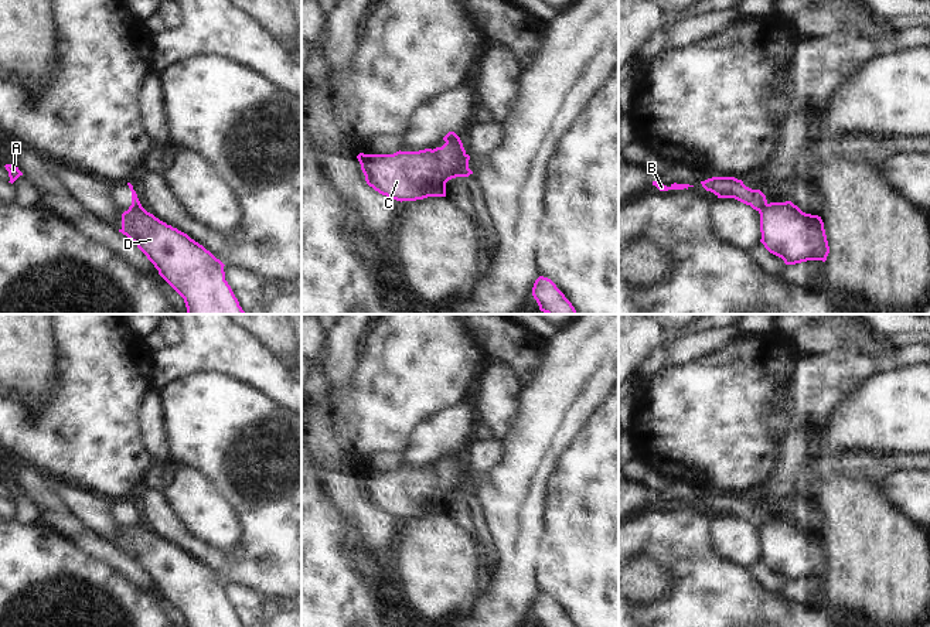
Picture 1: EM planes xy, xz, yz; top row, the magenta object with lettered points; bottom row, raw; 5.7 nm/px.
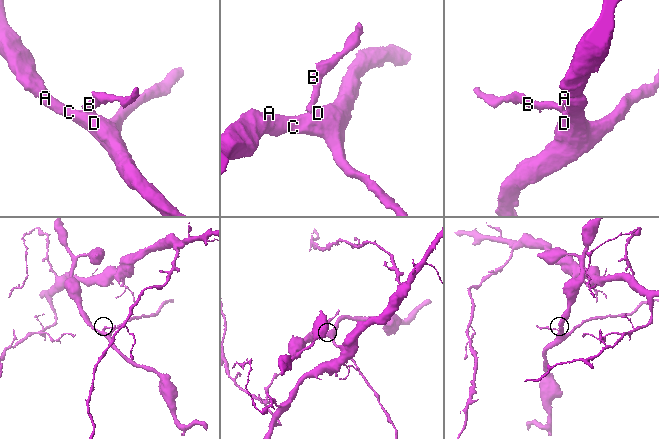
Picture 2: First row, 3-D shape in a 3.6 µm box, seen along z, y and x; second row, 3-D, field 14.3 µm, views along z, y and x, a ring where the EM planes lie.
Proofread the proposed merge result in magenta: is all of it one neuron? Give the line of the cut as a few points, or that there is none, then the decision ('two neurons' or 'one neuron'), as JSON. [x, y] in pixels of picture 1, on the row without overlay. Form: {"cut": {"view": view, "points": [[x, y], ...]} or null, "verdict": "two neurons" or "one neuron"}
{"cut": {"view": "xz", "points": [[459, 455], [446, 460]]}, "verdict": "two neurons"}

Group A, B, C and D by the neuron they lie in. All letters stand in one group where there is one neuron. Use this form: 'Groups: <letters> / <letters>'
Groups: A C D / B

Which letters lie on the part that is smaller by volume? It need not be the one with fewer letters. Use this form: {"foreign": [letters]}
{"foreign": ["B"]}

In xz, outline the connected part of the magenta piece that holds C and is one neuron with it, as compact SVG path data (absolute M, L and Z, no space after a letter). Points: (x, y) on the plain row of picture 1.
M460 454L442 464L394 471L357 473L365 498L389 517L416 518L427 514L446 514L446 500L469 494L470 473Z

